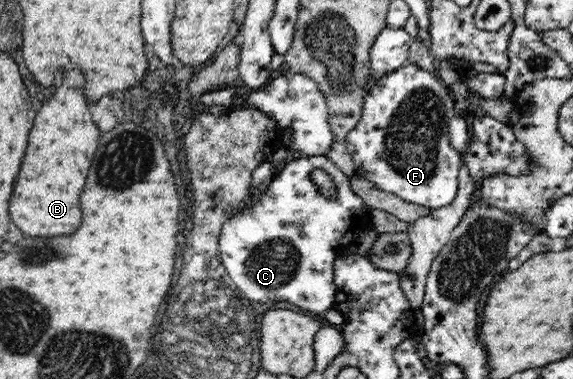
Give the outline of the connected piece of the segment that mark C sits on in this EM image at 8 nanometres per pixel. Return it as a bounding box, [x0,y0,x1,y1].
[219,155,372,317]

